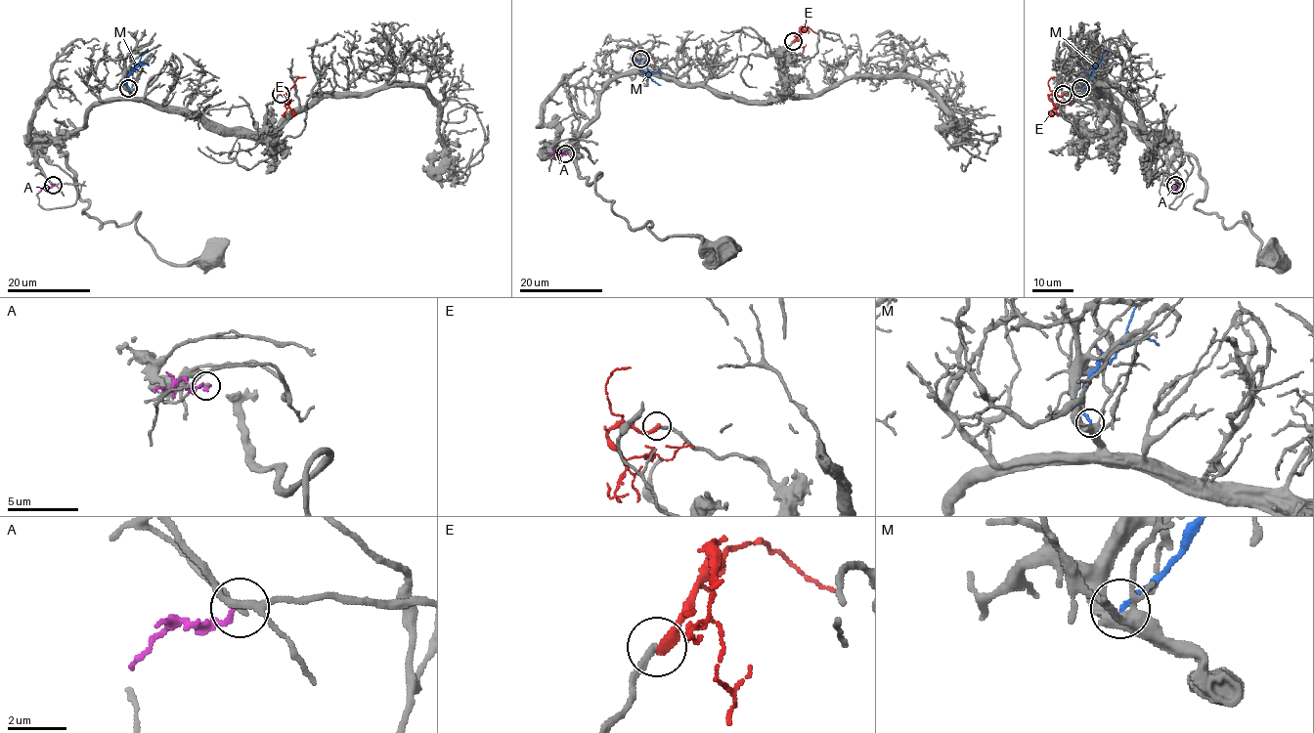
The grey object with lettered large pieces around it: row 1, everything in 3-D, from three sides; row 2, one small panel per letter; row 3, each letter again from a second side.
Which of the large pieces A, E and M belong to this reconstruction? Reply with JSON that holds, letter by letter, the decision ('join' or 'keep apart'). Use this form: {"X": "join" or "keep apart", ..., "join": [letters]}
{"A": "keep apart", "E": "keep apart", "M": "keep apart", "join": []}

